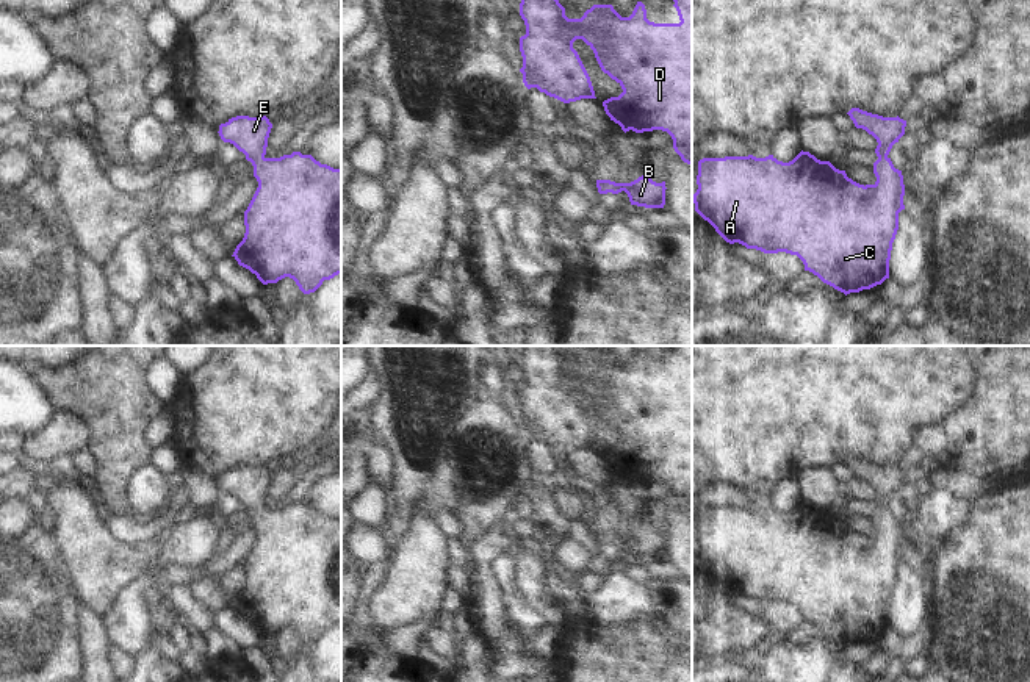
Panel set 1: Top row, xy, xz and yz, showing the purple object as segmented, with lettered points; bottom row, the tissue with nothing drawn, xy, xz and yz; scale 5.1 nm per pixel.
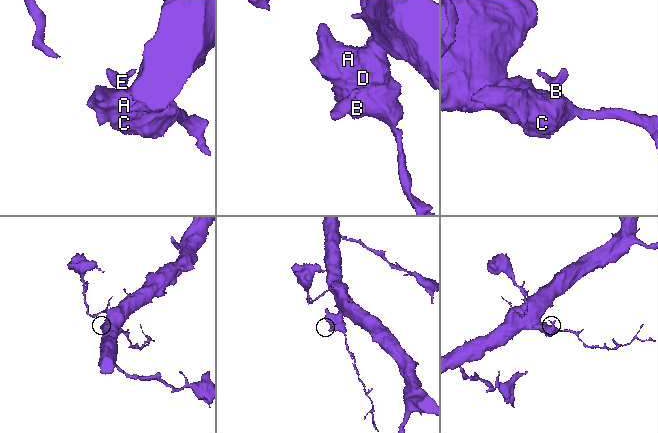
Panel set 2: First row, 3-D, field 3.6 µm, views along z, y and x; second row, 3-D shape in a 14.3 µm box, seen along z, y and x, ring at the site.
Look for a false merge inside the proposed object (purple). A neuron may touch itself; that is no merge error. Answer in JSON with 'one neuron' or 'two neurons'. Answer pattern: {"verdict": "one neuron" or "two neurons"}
{"verdict": "one neuron"}

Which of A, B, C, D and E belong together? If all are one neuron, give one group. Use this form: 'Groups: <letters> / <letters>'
Groups: A B C D E

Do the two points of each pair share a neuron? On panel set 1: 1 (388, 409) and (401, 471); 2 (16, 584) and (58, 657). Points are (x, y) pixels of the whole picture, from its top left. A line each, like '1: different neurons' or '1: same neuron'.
1: same neuron
2: same neuron

